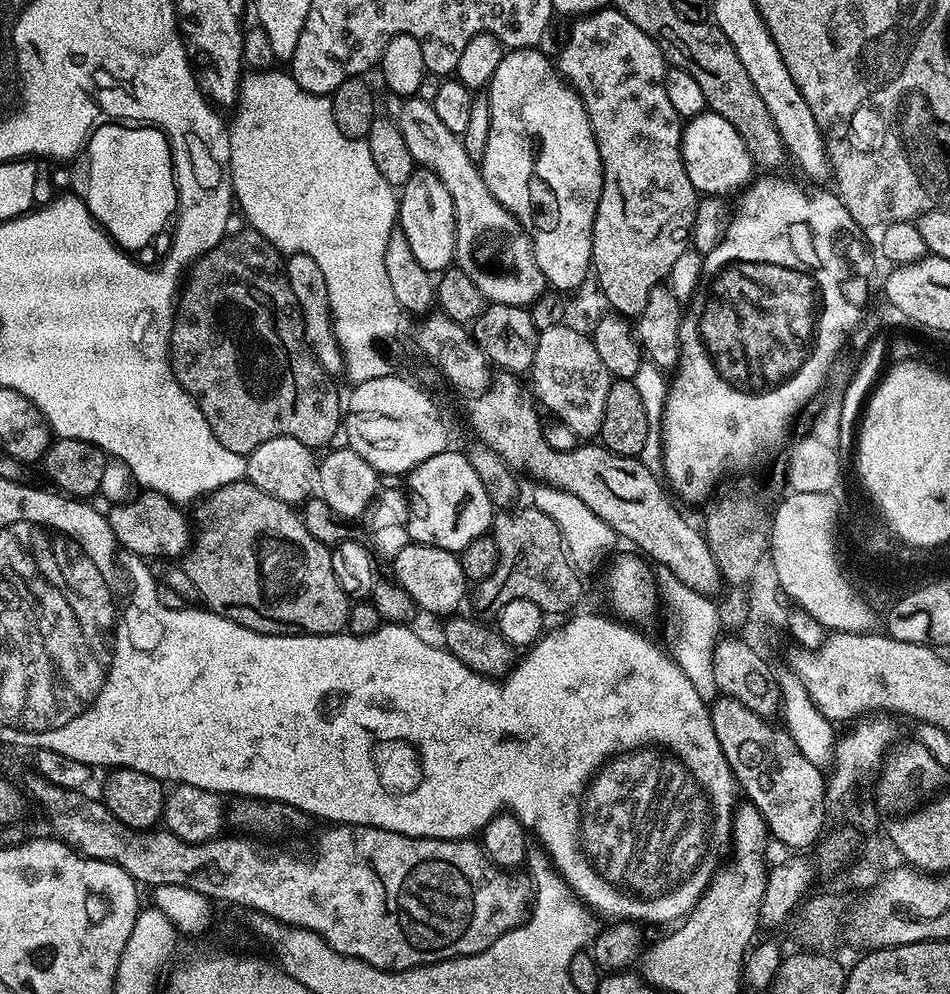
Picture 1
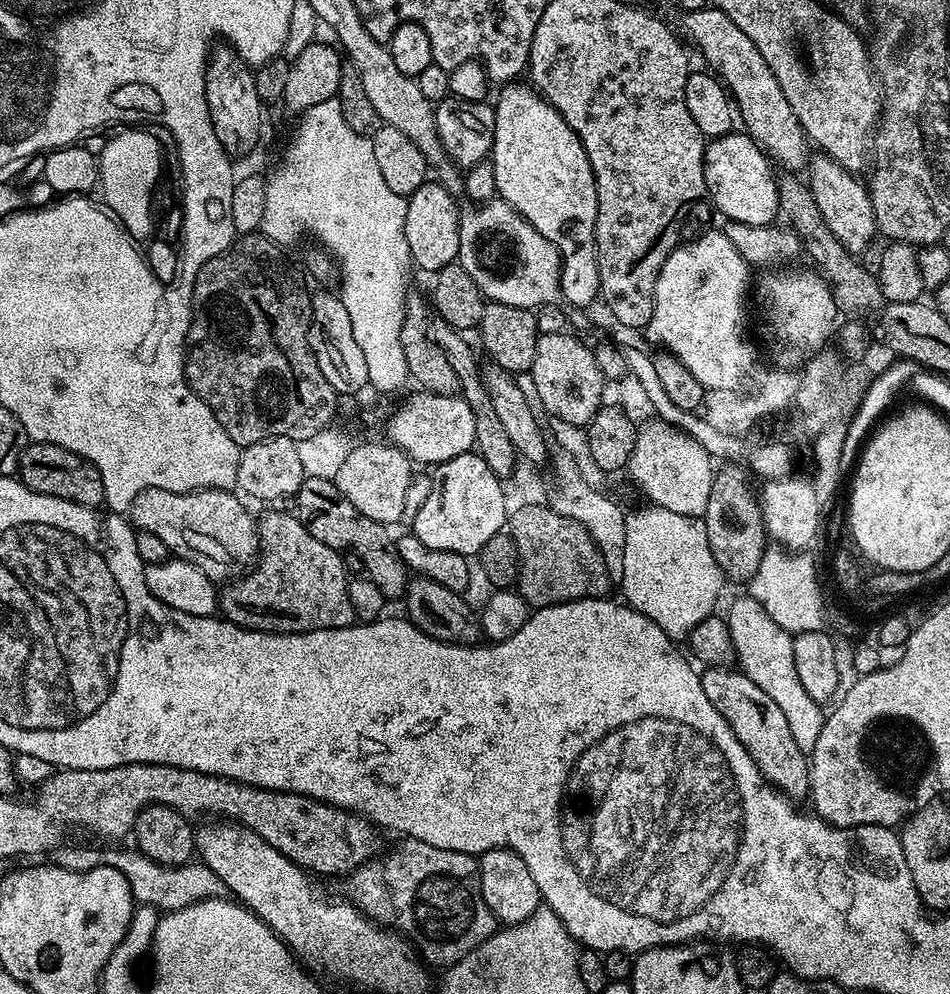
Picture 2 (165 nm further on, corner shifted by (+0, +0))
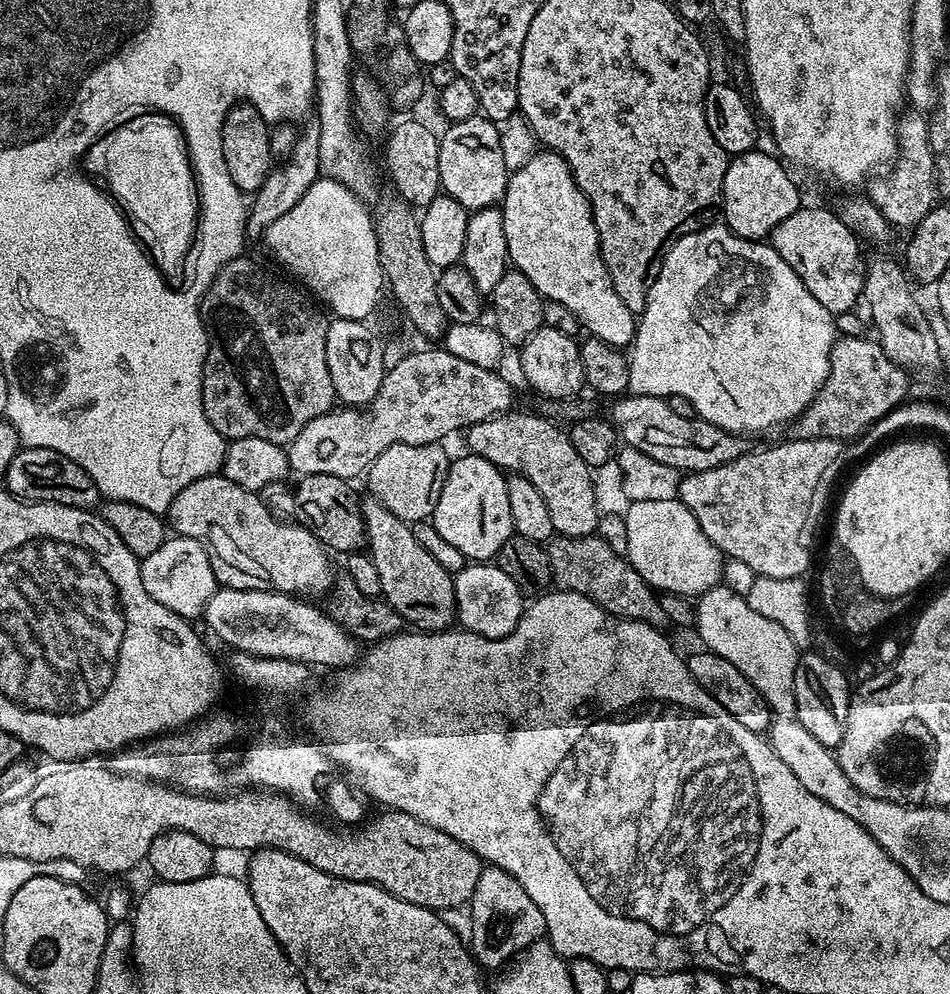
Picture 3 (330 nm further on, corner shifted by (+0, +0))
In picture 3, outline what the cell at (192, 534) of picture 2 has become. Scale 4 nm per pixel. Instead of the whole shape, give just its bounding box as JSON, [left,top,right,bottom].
[166,474,334,598]

